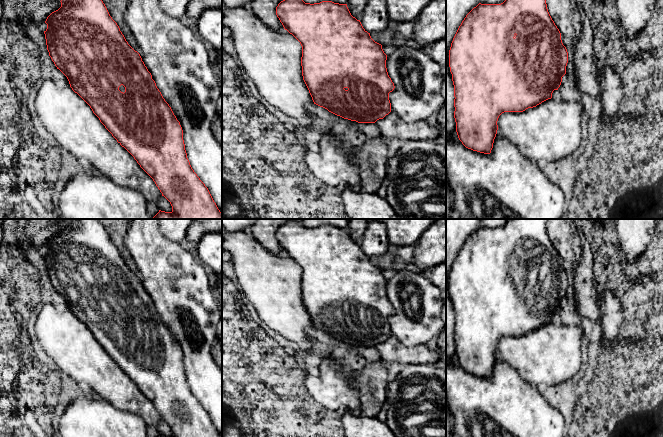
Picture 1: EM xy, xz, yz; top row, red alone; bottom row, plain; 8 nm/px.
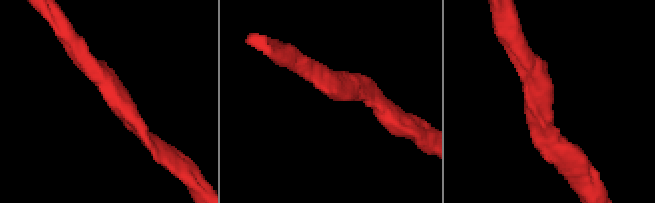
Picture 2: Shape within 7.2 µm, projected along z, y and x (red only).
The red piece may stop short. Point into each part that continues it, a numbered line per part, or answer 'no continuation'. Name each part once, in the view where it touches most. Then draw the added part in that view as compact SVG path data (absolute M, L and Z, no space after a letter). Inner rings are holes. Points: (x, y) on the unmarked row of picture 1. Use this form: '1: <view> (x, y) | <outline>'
no continuation

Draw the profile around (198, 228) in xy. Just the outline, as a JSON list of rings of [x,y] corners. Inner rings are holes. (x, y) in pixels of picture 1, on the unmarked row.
[[[193,219],[187,229],[186,239],[198,243],[201,237],[210,232],[222,233],[222,219]]]

